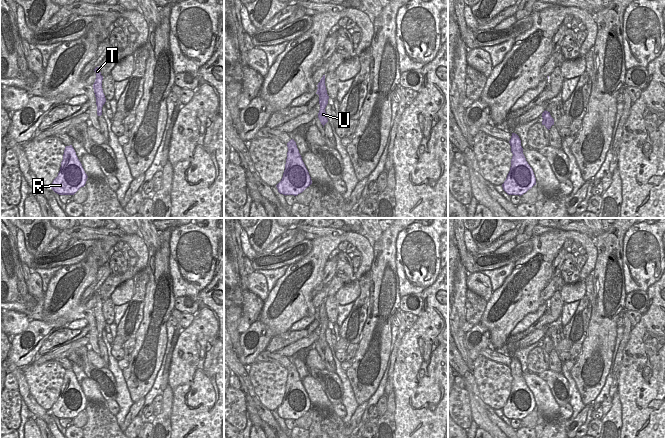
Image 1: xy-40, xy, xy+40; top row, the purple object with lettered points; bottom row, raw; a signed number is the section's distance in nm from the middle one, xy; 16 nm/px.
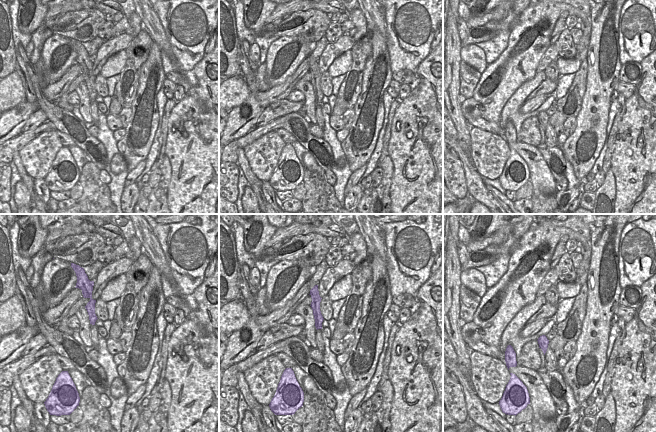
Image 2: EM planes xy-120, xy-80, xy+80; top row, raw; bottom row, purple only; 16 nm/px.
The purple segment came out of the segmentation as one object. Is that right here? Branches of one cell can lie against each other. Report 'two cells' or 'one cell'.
one cell

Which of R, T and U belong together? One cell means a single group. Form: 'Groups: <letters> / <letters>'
Groups: R T U.

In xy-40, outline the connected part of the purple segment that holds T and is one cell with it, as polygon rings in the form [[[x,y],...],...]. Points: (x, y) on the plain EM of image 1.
[[[96,291],[94,293],[94,295],[96,297],[96,303],[93,308],[93,313],[94,313],[94,317],[95,317],[95,321],[96,321],[97,339],[101,340],[102,339],[102,331],[106,326],[106,322],[105,322],[103,313],[102,313],[103,300],[101,299],[99,291]]]

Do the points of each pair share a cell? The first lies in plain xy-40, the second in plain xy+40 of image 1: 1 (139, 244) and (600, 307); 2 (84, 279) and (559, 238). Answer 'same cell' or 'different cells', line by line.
1: different cells
2: same cell

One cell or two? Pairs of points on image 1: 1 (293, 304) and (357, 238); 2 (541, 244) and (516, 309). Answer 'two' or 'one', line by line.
1: one
2: one

